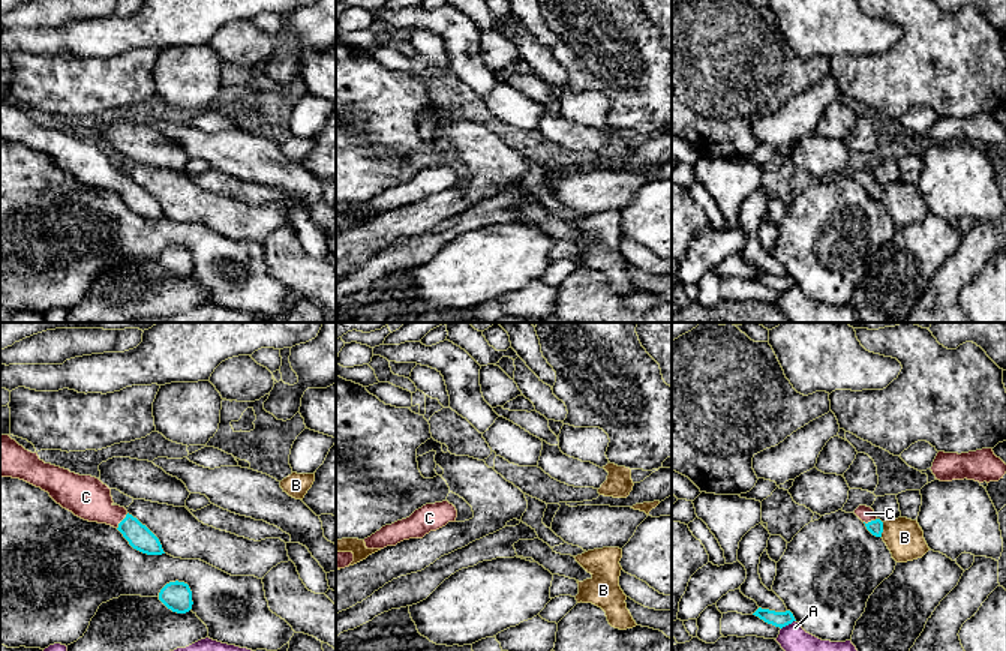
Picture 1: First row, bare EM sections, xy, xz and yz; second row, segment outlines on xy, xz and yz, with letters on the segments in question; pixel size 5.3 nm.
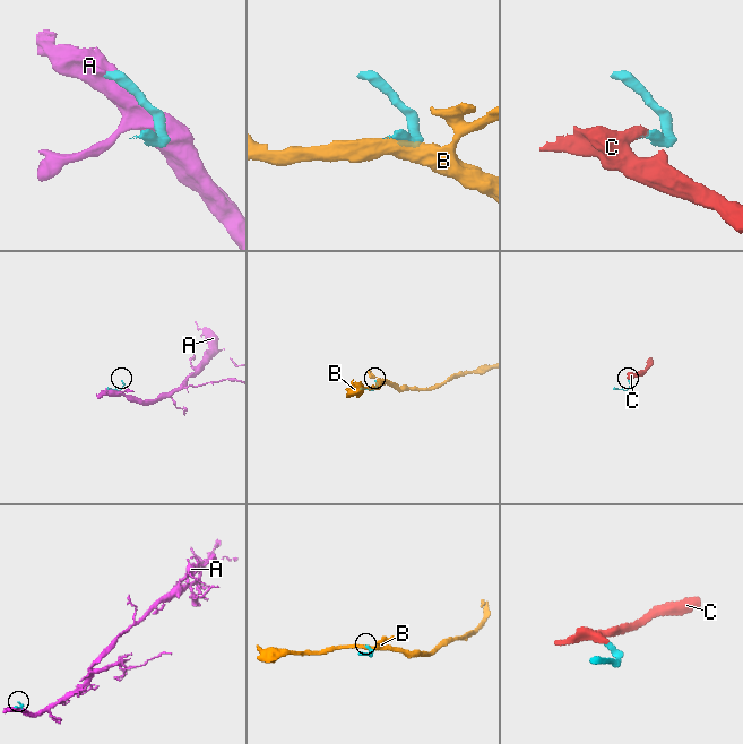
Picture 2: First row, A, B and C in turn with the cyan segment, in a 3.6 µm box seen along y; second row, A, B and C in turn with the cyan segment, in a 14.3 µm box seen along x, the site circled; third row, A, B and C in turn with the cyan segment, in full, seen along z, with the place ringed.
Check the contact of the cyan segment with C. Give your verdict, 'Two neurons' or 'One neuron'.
One neuron

